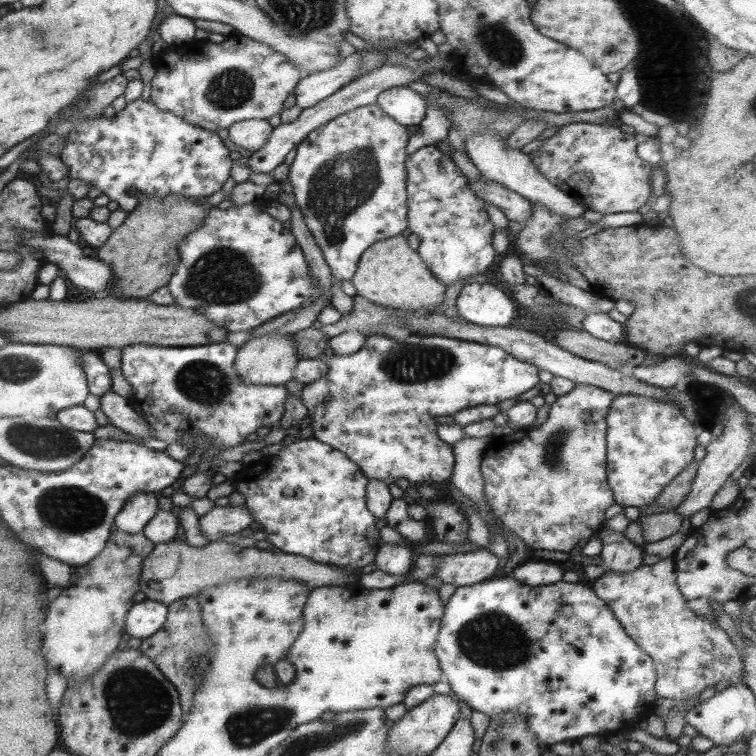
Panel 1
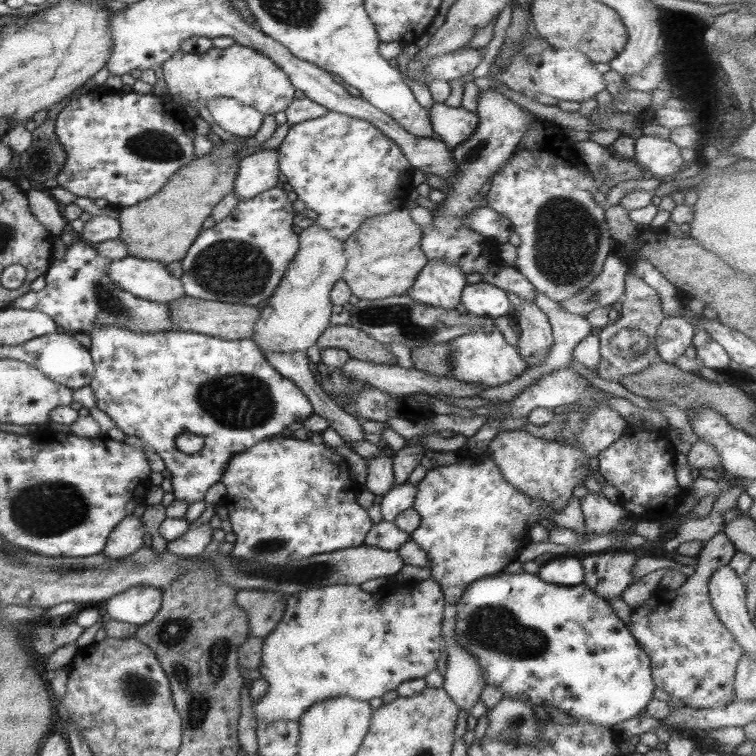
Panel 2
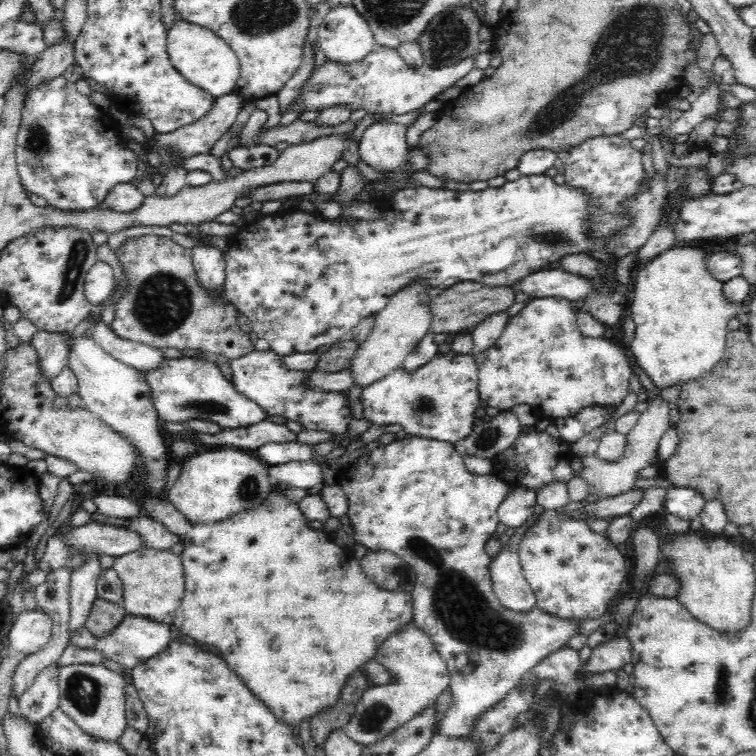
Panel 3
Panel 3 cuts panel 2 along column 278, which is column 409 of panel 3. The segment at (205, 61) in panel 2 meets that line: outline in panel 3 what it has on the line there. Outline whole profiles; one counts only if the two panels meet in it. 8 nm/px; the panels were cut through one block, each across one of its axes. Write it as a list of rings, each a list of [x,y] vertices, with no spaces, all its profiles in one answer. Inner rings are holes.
[[[306,42],[302,64],[294,76],[286,82],[277,97],[281,106],[282,118],[278,126],[289,126],[296,121],[296,111],[288,110],[290,102],[299,94],[301,96],[301,110],[323,110],[336,104],[349,104],[353,110],[364,108],[370,114],[406,114],[416,108],[424,107],[438,92],[450,88],[456,80],[464,78],[475,67],[473,57],[464,58],[458,64],[432,69],[423,67],[412,69],[404,62],[396,49],[389,49],[374,45],[373,51],[361,61],[353,64],[340,65],[326,61],[323,66],[311,76],[314,67],[311,47]]]

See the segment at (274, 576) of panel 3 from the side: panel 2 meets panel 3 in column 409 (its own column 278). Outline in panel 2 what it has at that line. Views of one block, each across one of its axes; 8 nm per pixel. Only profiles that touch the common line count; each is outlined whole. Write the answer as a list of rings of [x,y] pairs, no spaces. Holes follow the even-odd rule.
[[[424,579],[422,581],[406,582],[405,584],[383,585],[376,591],[363,591],[359,585],[333,585],[315,587],[314,589],[302,590],[297,593],[284,597],[280,593],[270,593],[267,591],[256,591],[255,589],[238,589],[234,600],[235,606],[240,608],[244,613],[246,624],[248,627],[248,637],[254,637],[263,640],[262,652],[260,658],[260,666],[258,667],[259,675],[266,681],[267,689],[265,695],[257,703],[253,703],[253,716],[255,721],[265,720],[269,722],[277,722],[277,720],[289,720],[297,722],[299,716],[315,702],[323,702],[327,698],[335,698],[335,696],[349,696],[349,698],[357,698],[357,700],[368,701],[371,698],[379,698],[389,690],[397,689],[401,682],[414,680],[424,677],[433,670],[436,670],[437,659],[440,656],[439,642],[441,642],[440,633],[442,628],[442,619],[444,616],[444,600],[443,593],[439,588],[439,583],[433,579]]]

